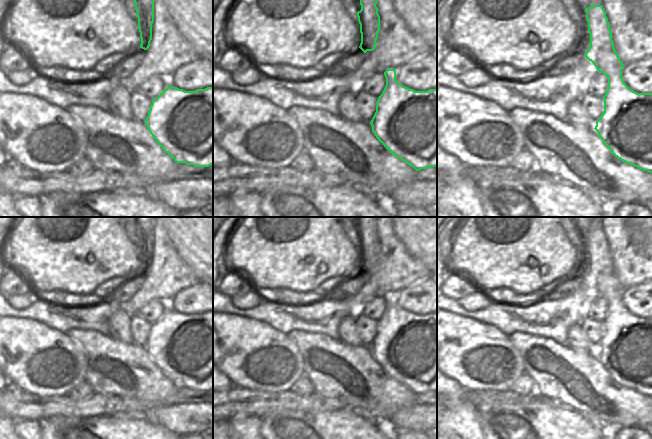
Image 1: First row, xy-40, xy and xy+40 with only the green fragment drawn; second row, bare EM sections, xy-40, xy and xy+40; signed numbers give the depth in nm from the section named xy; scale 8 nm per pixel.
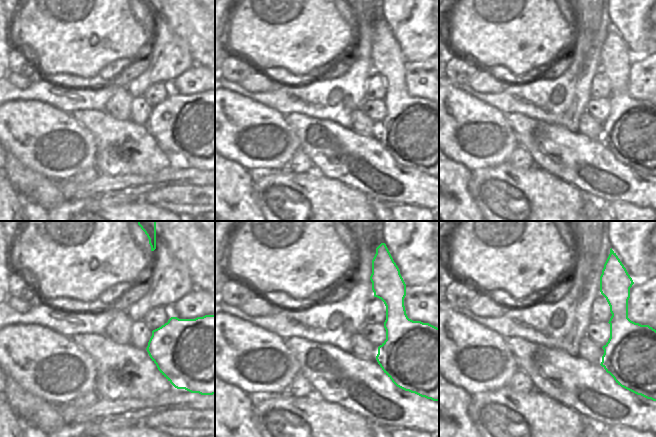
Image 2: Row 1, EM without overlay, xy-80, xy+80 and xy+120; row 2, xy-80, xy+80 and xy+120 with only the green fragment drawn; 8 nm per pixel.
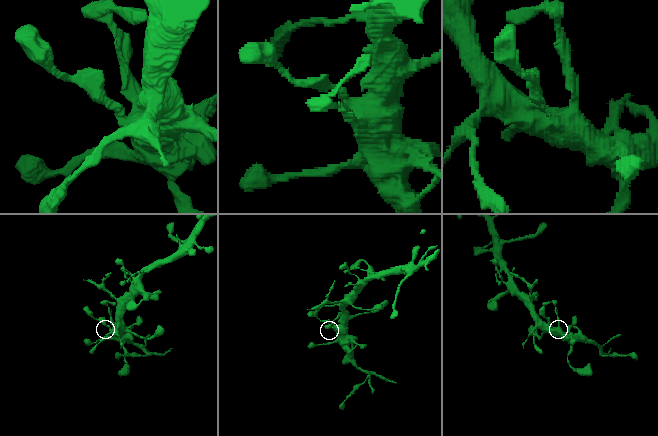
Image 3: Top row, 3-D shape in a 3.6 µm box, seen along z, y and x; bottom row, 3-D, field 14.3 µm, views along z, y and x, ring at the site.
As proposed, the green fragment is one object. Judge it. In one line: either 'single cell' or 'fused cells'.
fused cells

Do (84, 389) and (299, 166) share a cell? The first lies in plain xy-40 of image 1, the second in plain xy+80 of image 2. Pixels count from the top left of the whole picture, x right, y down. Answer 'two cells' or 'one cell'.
one cell

